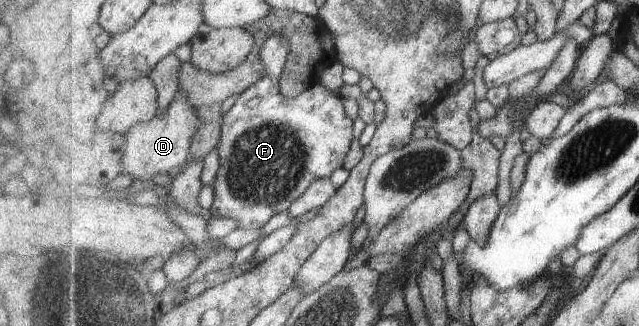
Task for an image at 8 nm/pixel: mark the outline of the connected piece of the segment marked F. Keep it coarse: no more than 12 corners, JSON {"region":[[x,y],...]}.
{"region":[[290,53],[225,113],[211,213],[258,230],[344,165],[338,90],[280,93]]}

